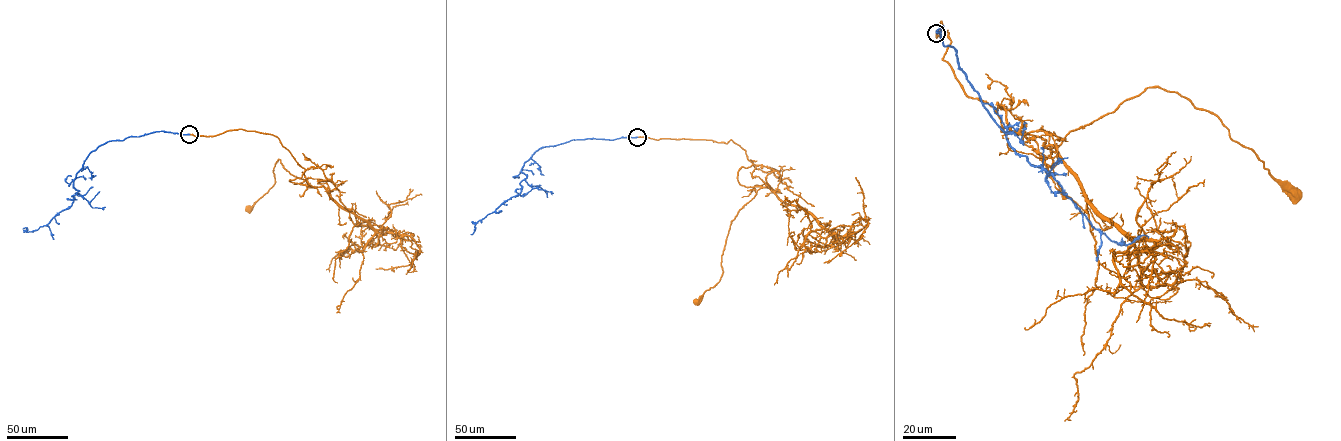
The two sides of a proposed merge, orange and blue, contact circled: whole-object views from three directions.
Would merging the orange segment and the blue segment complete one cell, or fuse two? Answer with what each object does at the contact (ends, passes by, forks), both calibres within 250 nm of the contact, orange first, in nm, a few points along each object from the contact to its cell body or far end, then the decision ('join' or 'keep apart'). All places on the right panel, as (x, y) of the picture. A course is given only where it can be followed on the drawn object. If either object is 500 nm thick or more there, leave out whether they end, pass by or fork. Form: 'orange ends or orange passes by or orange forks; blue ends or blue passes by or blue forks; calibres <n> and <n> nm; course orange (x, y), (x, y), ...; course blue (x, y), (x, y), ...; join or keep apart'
orange ends; blue ends; calibres 360 and 380 nm; course orange (937, 33), (941, 21), (943, 59), (1002, 132), (1056, 148), (1160, 87), (1213, 112), (1293, 197); course blue (937, 33), (943, 26), (942, 43), (955, 49), (959, 67), (1017, 153), (1047, 171), (1112, 241), (1148, 238); join

